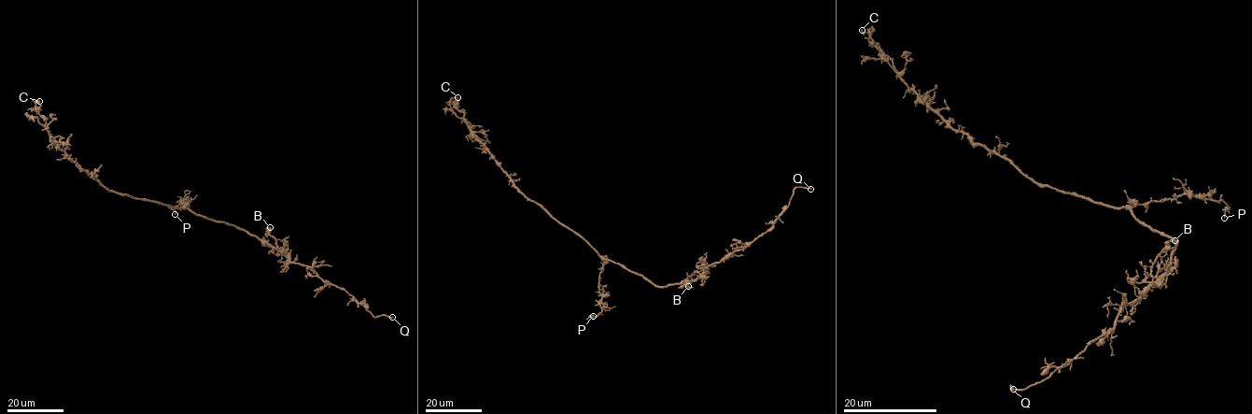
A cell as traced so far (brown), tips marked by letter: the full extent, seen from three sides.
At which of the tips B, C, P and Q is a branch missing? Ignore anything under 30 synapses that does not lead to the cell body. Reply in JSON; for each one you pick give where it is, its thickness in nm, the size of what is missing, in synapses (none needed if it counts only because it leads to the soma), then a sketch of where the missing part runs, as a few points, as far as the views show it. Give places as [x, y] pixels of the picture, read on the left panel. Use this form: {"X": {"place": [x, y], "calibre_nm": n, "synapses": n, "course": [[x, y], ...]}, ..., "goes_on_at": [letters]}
{"Q": {"place": [392, 317], "calibre_nm": 280}, "goes_on_at": ["Q"]}

